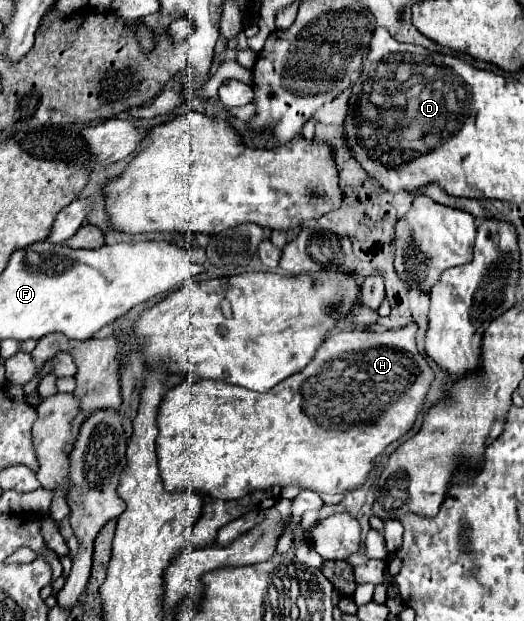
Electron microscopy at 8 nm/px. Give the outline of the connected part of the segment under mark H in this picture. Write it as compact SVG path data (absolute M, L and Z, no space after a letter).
M408 325L398 331L380 331L380 333L376 333L376 331L374 333L368 333L368 331L340 331L340 333L336 331L334 333L332 331L322 341L322 345L316 349L316 355L306 365L306 369L286 377L284 381L280 381L276 387L272 387L266 393L254 393L250 389L230 385L224 381L216 381L216 379L202 379L196 383L184 380L182 384L172 387L162 397L160 413L156 417L156 425L158 425L156 455L160 461L160 477L162 477L162 481L166 481L166 489L170 493L198 491L198 493L210 495L214 499L240 499L256 489L272 489L276 485L280 485L280 487L298 485L302 489L310 489L310 491L318 491L318 493L342 493L342 491L360 487L372 469L374 457L378 457L386 449L386 445L400 439L404 433L408 433L412 429L416 415L422 411L428 387L434 379L434 373L428 367L428 359L420 357L418 349L416 349L414 337L416 337L416 325Z

